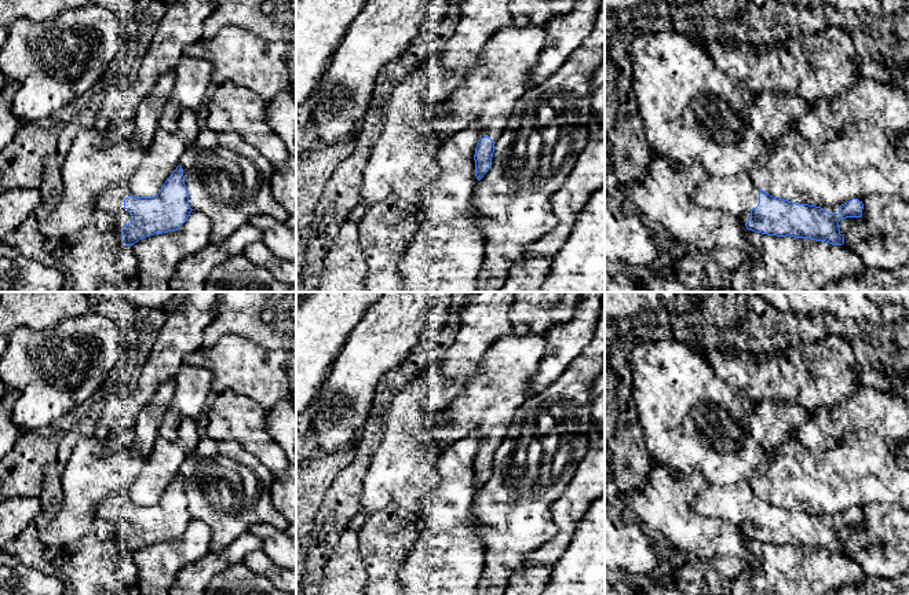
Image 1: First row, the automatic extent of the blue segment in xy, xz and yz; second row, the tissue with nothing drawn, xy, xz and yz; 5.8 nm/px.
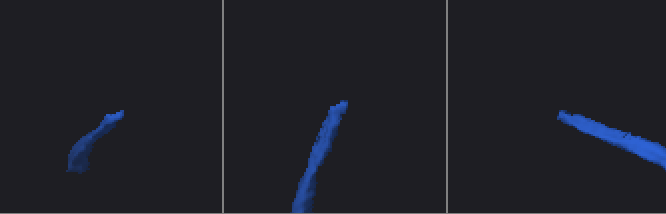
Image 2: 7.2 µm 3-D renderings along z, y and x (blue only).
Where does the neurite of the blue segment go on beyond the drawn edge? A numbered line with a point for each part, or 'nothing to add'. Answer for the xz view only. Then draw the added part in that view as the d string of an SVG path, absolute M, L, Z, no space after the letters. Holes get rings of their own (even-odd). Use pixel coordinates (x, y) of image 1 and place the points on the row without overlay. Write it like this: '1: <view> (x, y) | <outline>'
1: xz (482, 409) | M512 332L499 339L486 353L479 373L463 386L448 406L446 415L438 419L435 442L442 452L459 439L467 437L475 438L481 446L489 445L496 450L505 437L505 427L512 423L515 410L530 398L527 384L534 375L544 351L545 339L544 335L540 333L516 335Z

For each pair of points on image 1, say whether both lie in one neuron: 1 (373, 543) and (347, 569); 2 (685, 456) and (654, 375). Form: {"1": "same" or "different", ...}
{"1": "different", "2": "same"}

